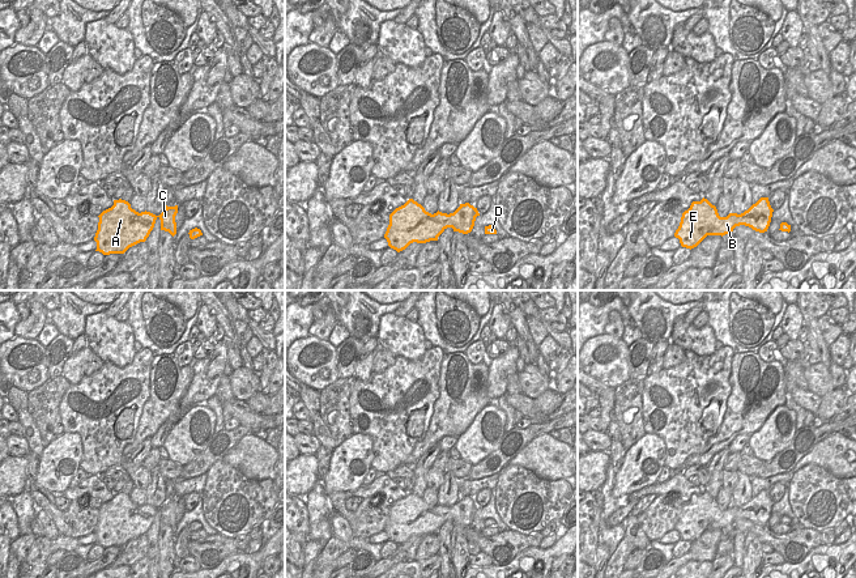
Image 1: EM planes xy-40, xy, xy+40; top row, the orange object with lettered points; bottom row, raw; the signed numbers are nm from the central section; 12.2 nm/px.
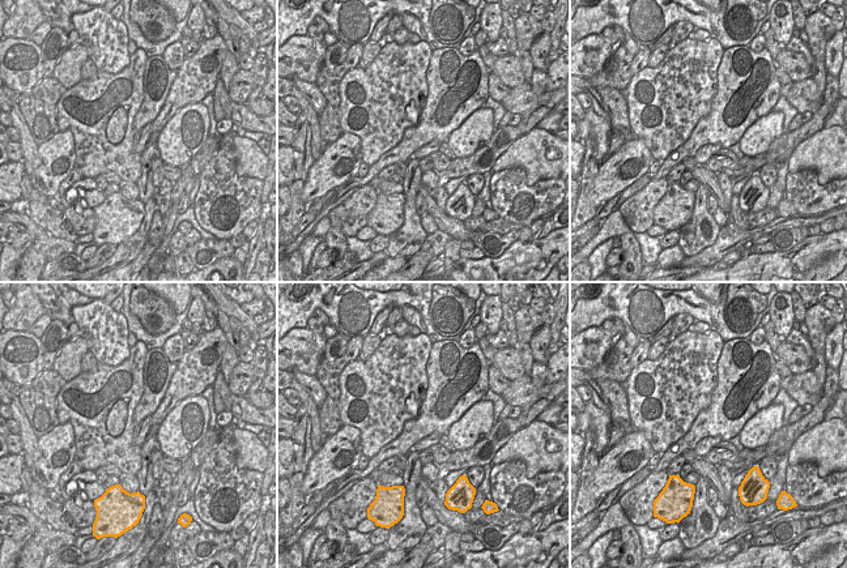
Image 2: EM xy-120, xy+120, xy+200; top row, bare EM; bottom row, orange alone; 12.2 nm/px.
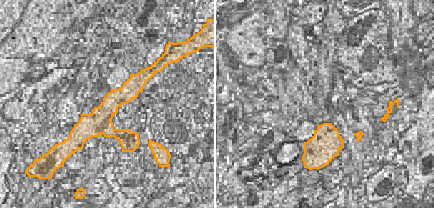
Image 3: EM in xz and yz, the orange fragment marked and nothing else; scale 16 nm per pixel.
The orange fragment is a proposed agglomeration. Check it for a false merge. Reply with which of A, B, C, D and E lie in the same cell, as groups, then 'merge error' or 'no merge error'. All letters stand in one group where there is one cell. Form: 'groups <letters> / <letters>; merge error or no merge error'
groups A B C D E; no merge error

